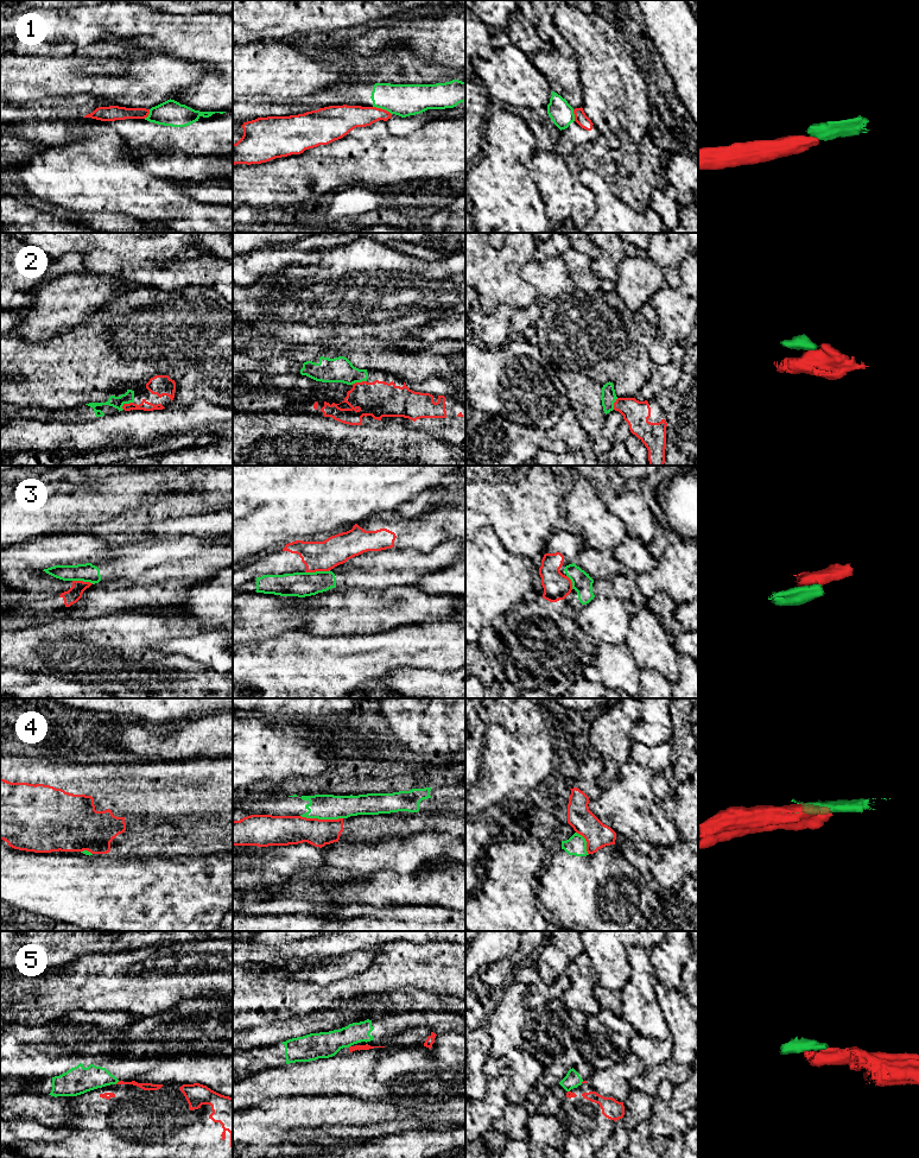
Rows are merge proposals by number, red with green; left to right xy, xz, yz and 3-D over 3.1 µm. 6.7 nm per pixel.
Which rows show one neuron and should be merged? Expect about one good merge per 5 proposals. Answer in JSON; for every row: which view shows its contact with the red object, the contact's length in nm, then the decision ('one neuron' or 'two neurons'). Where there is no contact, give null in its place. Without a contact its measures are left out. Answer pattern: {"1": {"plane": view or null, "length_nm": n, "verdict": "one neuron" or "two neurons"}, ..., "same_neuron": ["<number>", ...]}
{"1": {"plane": "xz", "length_nm": 140, "verdict": "two neurons"}, "2": {"plane": "xy", "length_nm": 90, "verdict": "one neuron"}, "3": {"plane": "xz", "length_nm": 170, "verdict": "two neurons"}, "4": {"plane": "xz", "length_nm": 280, "verdict": "two neurons"}, "5": {"plane": "xy", "length_nm": 40, "verdict": "two neurons"}, "same_neuron": ["2"]}

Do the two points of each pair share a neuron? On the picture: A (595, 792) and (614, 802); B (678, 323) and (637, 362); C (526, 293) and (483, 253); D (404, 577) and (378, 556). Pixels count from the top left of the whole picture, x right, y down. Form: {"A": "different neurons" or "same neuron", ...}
{"A": "different neurons", "B": "different neurons", "C": "same neuron", "D": "same neuron"}

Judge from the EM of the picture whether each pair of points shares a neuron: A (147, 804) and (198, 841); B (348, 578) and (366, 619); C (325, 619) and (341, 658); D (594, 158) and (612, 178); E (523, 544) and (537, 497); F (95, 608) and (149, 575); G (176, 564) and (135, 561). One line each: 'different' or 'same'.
A: same
B: different
C: different
D: same
E: same
F: same
G: same

